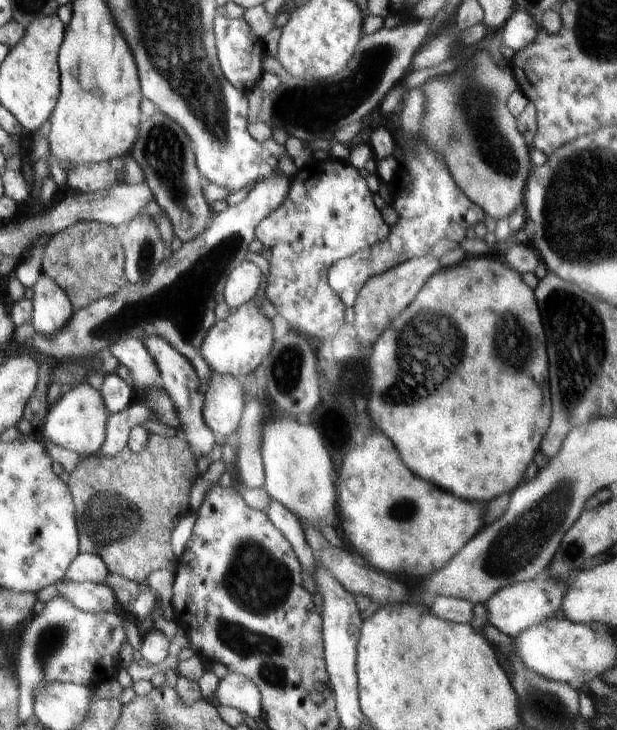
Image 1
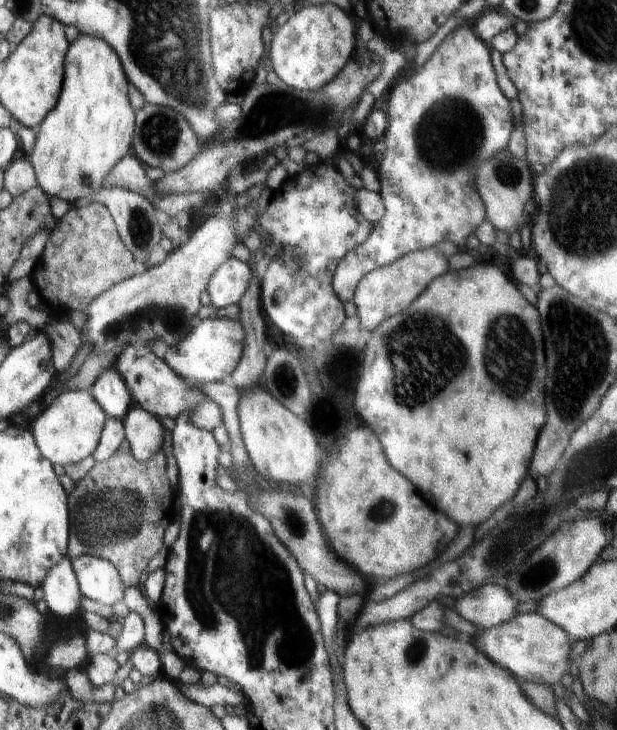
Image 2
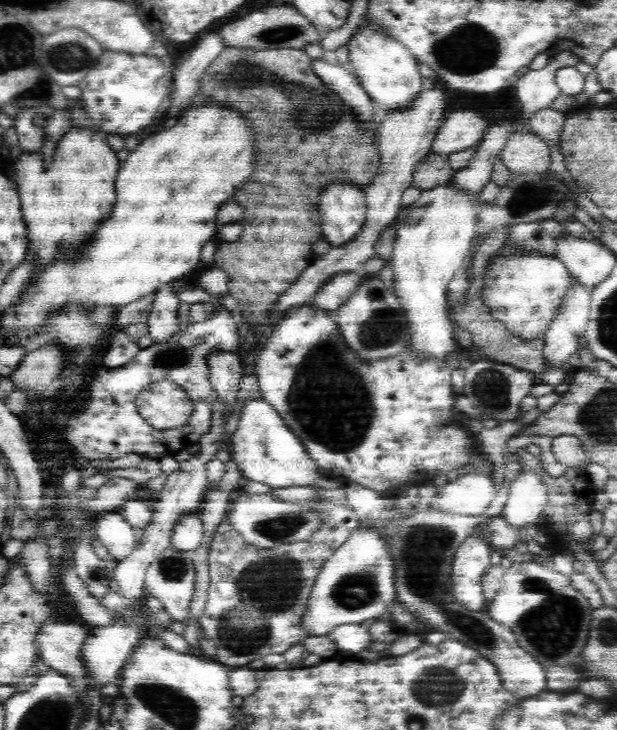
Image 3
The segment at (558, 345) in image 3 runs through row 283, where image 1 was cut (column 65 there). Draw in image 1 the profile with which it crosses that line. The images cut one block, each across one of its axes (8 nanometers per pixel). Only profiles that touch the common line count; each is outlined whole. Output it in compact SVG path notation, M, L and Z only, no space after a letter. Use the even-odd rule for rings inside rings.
M79 553L79 556L71 562L70 569L67 571L63 580L74 582L74 584L84 584L92 582L105 584L109 570L97 554Z

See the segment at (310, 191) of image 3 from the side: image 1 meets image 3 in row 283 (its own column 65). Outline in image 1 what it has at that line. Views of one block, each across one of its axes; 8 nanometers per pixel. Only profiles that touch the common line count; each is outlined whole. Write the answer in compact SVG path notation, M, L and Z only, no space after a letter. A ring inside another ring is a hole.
M78 220L54 234L45 244L41 272L48 274L70 298L74 310L86 308L101 298L116 294L128 282L124 274L125 252L116 227Z

